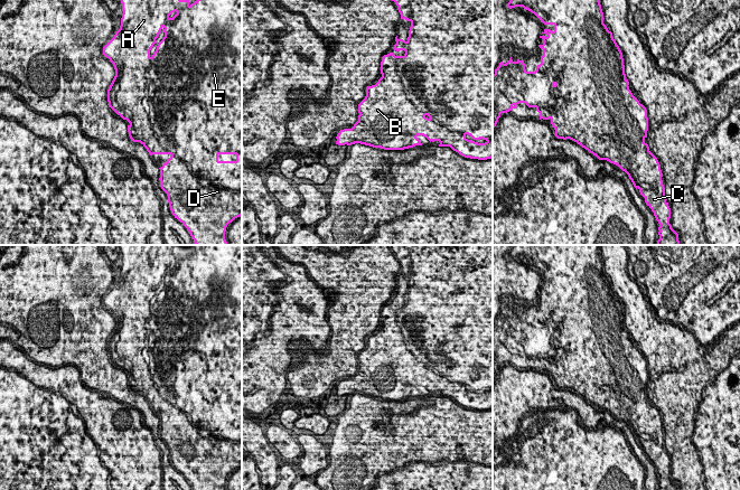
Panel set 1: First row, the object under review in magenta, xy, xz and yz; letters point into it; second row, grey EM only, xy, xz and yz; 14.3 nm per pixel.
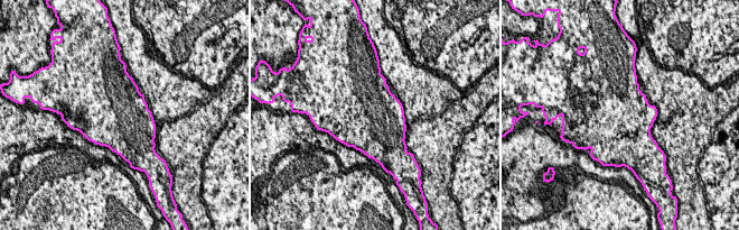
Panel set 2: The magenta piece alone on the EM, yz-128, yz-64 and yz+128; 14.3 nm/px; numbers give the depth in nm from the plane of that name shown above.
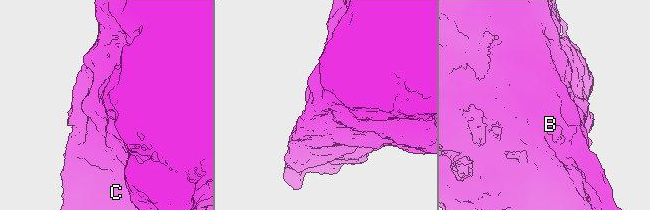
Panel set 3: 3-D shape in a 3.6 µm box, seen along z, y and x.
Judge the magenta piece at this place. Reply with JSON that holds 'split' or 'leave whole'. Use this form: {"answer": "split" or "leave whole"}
{"answer": "leave whole"}

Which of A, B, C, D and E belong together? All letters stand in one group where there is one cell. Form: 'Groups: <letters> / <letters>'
Groups: A B C D E

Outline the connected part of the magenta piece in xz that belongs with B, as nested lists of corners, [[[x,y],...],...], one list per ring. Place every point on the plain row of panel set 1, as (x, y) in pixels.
[[[391,245],[397,256],[401,270],[411,273],[408,291],[395,288],[393,300],[404,301],[403,307],[393,303],[384,305],[381,312],[382,328],[375,336],[367,337],[365,349],[358,355],[358,371],[352,379],[340,380],[336,395],[352,396],[360,394],[384,401],[404,401],[422,396],[418,386],[425,387],[430,393],[439,392],[439,397],[450,397],[460,406],[470,409],[487,411],[493,408],[493,245]]]

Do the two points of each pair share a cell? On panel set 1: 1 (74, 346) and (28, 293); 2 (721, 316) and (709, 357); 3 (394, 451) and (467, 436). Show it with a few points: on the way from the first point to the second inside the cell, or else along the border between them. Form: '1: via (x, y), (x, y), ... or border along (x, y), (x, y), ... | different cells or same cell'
1: via (75, 327), (71, 311), (55, 295), (47, 295) | same cell
2: border along (728, 327), (708, 344), (702, 345), (699, 342) | different cells
3: via (412, 440), (449, 440) | same cell

